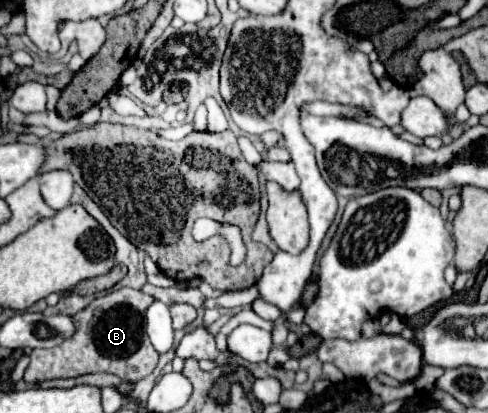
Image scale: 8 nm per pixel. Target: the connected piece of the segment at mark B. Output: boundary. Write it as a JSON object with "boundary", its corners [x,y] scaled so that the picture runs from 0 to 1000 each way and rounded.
{"boundary":[[[266,695],[193,724],[176,748],[160,753],[148,768],[148,782],[156,792],[152,811],[107,845],[66,850],[49,923],[78,927],[94,918],[160,913],[172,903],[234,903],[254,923],[295,918],[324,884],[324,855],[311,845],[307,826],[295,826],[295,768],[311,729],[311,714]]]}

